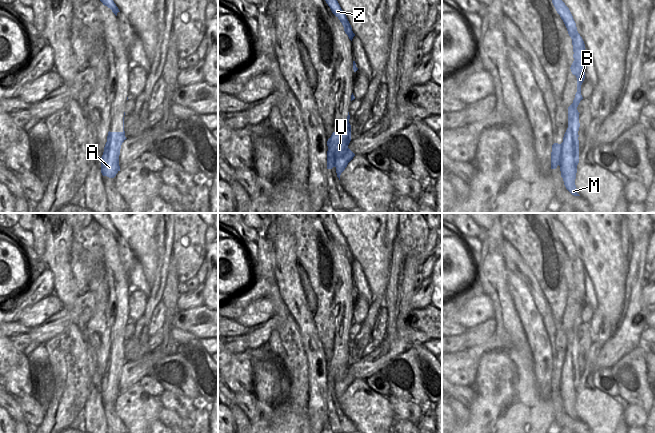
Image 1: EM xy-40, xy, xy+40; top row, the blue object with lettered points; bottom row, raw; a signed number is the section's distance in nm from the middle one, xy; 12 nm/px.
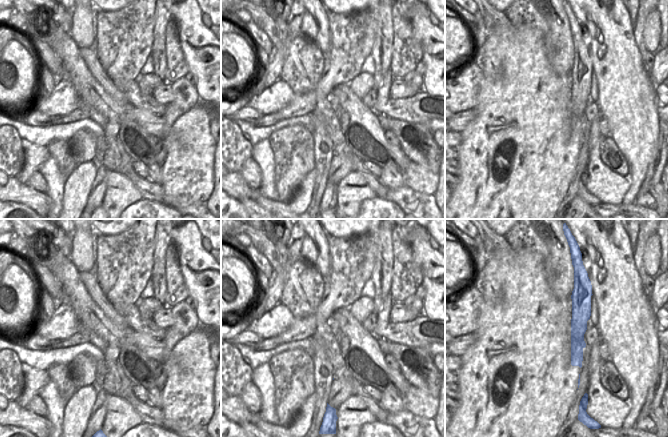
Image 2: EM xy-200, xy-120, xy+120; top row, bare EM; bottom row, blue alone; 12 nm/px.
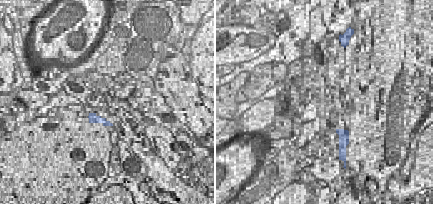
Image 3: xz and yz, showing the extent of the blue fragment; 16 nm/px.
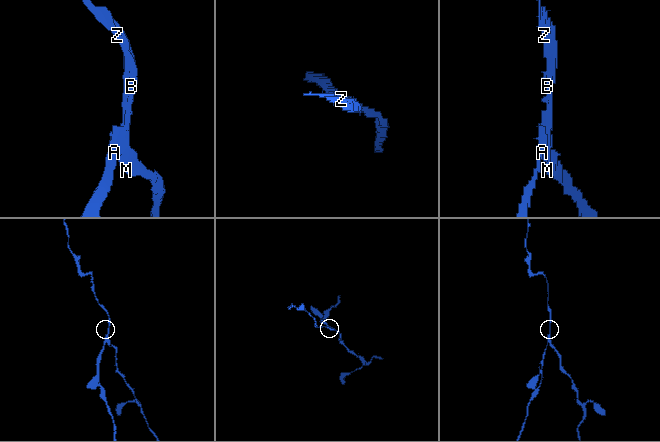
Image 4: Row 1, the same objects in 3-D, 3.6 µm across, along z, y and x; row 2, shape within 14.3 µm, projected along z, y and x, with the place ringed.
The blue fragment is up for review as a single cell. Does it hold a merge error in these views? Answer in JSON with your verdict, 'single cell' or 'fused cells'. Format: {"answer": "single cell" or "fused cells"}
{"answer": "fused cells"}

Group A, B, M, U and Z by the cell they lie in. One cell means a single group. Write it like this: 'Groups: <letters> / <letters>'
Groups: A / B M U Z

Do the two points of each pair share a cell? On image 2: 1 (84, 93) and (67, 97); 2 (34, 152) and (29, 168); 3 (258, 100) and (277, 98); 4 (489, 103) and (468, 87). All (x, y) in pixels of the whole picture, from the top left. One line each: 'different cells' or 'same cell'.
1: different cells
2: same cell
3: same cell
4: different cells

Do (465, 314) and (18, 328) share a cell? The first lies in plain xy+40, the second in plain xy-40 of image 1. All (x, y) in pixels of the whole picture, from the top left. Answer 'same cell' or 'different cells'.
different cells

